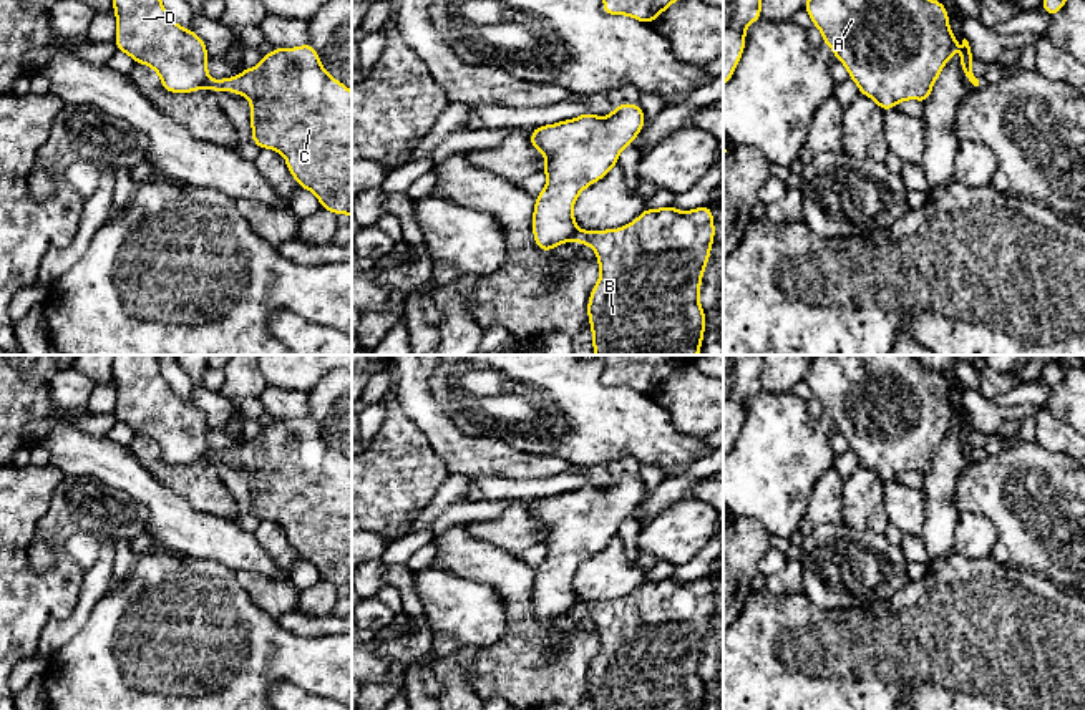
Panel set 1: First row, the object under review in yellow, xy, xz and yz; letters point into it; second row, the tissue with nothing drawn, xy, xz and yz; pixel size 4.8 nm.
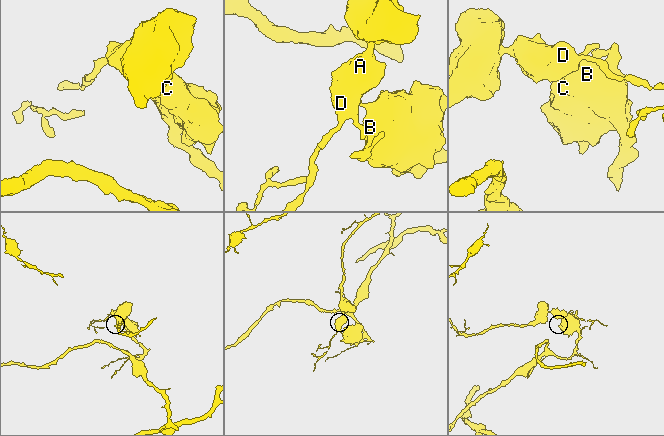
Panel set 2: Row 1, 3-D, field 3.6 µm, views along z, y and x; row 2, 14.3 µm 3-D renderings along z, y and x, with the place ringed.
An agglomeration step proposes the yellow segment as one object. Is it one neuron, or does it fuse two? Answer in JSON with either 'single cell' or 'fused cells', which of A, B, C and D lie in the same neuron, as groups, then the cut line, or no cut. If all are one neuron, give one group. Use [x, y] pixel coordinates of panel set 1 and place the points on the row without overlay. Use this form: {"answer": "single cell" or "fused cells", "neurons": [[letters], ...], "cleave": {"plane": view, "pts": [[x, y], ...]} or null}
{"answer": "fused cells", "neurons": [["A", "D"], ["B", "C"]], "cleave": {"plane": "xz", "pts": [[579, 603], [573, 609]]}}

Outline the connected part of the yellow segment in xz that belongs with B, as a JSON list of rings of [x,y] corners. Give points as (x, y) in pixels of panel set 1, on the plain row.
[[[672,577],[644,581],[624,599],[579,602],[574,612],[594,620],[601,642],[587,675],[592,710],[703,710],[698,667],[713,607],[710,577],[685,584]]]

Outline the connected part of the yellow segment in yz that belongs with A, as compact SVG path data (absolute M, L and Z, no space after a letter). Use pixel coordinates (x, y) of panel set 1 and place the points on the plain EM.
M815 355L805 382L859 464L883 483L906 471L926 474L957 418L944 375L924 368L914 355Z

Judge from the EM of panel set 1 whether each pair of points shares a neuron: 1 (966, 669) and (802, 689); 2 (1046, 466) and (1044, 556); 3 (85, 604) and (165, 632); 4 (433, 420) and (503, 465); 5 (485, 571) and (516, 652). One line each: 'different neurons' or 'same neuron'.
1: same neuron
2: same neuron
3: different neurons
4: same neuron
5: same neuron

